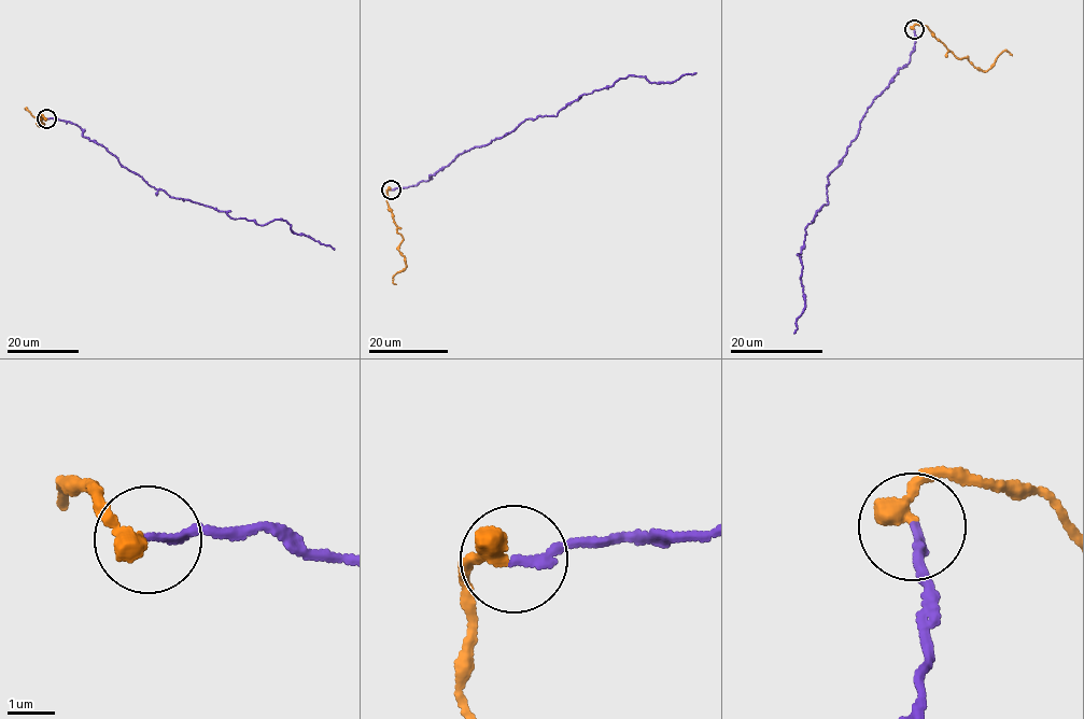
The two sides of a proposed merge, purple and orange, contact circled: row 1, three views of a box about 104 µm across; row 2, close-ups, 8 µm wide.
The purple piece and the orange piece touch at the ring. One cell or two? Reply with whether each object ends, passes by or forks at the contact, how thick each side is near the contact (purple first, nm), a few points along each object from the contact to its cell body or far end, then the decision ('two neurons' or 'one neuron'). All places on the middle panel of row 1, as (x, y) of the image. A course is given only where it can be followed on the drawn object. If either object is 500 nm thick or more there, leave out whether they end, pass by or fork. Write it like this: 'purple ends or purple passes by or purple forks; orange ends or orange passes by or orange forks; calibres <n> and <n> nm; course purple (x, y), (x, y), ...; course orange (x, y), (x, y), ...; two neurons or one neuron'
purple ends; orange ends; calibres 160 and 440 nm; course purple (391, 189), (425, 181), (460, 153), (526, 118), (555, 116), (618, 79), (669, 82), (695, 72); course orange (391, 189), (388, 189), (389, 209), (402, 236), (398, 249), (406, 264), (405, 269), (393, 276), (396, 284); one neuron

